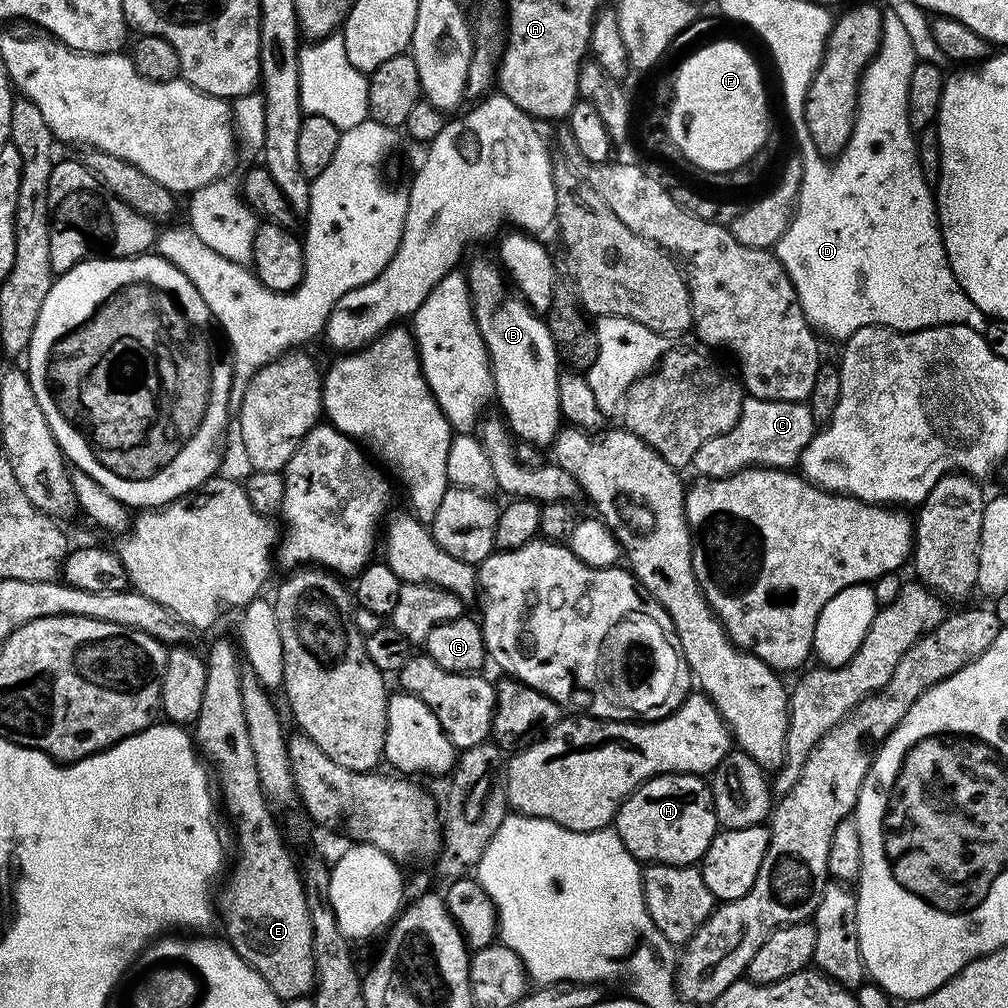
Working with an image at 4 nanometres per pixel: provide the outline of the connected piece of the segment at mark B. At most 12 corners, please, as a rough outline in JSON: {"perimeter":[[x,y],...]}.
{"perimeter":[[495,259],[467,261],[472,313],[513,437],[551,445],[562,361]]}

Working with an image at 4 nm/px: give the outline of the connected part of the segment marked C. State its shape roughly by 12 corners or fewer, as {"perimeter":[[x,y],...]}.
{"perimeter":[[748,396],[691,462],[713,480],[792,470],[818,426],[804,402]]}

